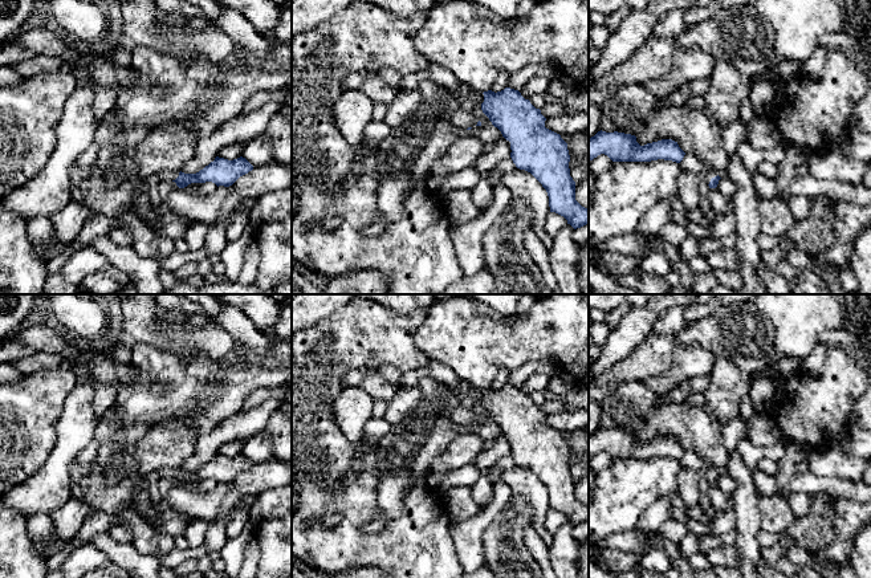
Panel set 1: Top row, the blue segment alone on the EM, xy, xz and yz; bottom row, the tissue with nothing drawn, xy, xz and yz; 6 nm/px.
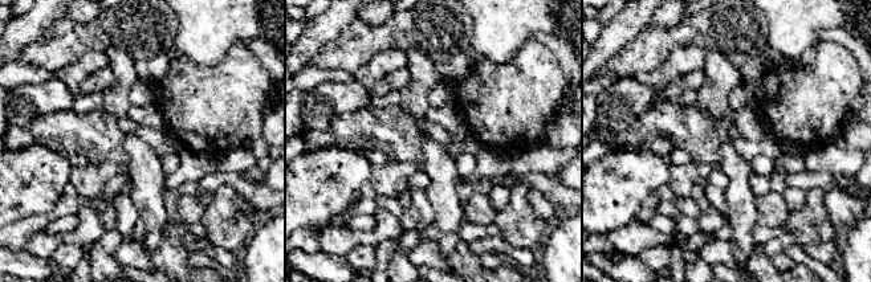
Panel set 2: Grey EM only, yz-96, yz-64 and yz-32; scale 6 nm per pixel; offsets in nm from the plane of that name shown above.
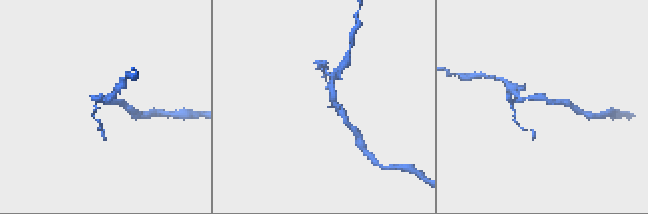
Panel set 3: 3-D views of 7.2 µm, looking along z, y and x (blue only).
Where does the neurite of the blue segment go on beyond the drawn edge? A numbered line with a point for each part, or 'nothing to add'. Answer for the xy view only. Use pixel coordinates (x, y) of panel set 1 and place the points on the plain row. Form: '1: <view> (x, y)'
1: xy (165, 472)

